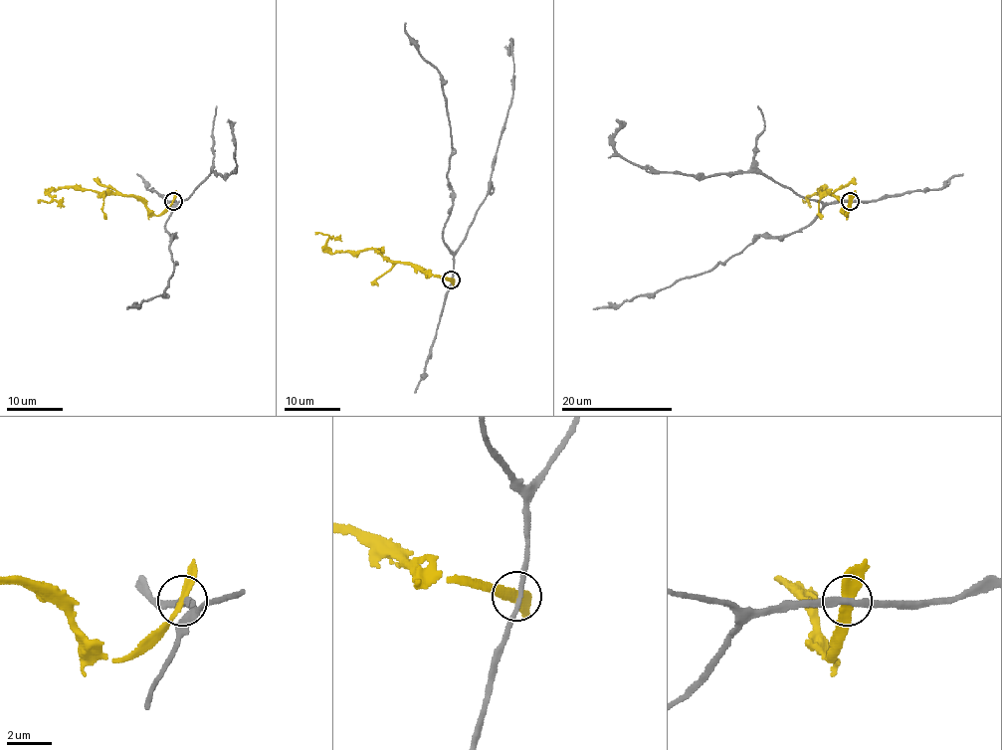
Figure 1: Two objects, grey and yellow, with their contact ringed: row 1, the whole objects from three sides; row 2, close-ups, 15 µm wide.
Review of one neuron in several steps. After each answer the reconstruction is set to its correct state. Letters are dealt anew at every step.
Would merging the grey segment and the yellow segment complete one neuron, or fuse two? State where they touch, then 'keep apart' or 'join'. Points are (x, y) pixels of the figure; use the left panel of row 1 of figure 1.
(173, 201) | keep apart

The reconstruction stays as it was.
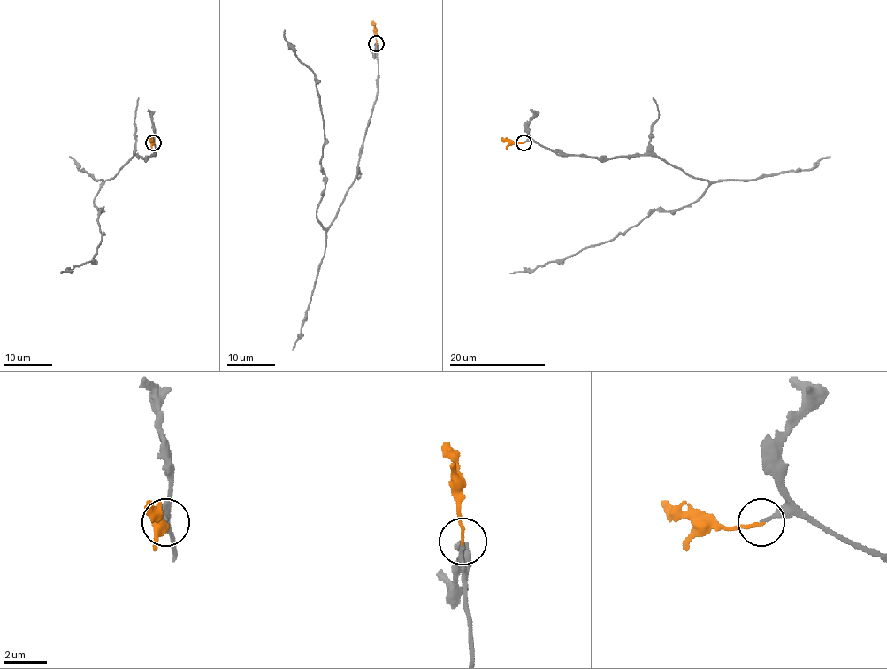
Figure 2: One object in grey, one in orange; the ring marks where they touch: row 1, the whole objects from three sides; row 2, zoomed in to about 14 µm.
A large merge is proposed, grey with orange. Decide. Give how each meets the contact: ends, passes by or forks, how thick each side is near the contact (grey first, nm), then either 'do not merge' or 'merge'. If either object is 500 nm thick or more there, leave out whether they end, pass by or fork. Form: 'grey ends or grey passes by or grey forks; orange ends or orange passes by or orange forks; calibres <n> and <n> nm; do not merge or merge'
grey ends; orange ends; calibres 160 and 130 nm; merge

